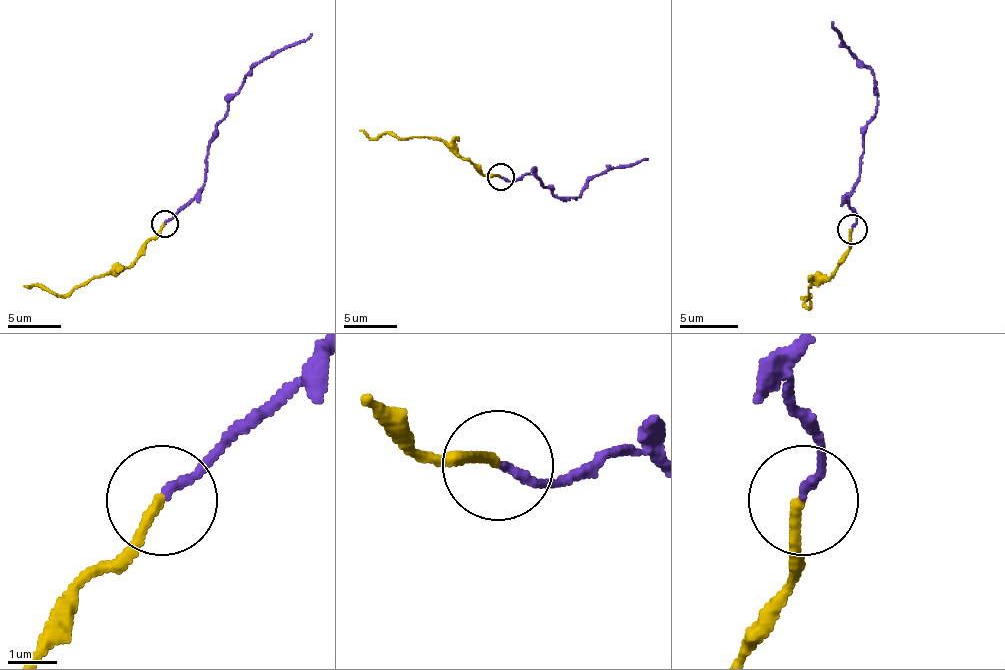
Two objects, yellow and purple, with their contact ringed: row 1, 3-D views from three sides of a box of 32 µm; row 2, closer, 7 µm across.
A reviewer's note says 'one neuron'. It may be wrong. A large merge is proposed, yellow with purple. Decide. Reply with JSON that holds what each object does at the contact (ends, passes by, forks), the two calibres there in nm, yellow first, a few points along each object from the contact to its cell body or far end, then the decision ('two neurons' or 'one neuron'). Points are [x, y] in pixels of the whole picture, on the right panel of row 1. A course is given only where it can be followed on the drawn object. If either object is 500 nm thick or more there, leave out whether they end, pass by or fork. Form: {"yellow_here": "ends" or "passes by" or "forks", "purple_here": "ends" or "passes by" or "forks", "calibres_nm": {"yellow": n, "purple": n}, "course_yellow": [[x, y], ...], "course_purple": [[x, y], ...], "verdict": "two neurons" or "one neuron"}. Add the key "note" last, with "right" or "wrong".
{"yellow_here": "ends", "purple_here": "ends", "calibres_nm": {"yellow": 200, "purple": 170}, "course_yellow": [[853, 228], [847, 258], [829, 275], [820, 275], [809, 287], [809, 307], [809, 296], [800, 296]], "course_purple": [[853, 228], [856, 211], [850, 196], [859, 182], [864, 141], [876, 111], [876, 82], [850, 53], [832, 21]], "verdict": "two neurons", "note": "wrong"}

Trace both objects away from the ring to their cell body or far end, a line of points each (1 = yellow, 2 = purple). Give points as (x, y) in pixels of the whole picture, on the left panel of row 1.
1: (165, 223), (127, 266), (114, 266), (106, 274), (92, 277), (63, 295), (34, 285), (23, 285)
2: (165, 223), (197, 194), (205, 180), (208, 143), (237, 89), (259, 62), (312, 33)

